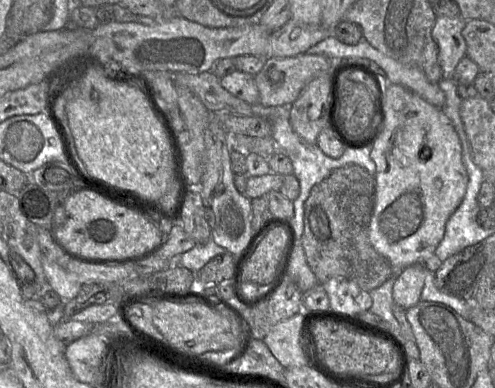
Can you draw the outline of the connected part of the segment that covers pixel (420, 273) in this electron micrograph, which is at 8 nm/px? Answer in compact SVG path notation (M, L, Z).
M416 263L399 272L393 286L394 303L407 310L421 301L425 283L425 270Z

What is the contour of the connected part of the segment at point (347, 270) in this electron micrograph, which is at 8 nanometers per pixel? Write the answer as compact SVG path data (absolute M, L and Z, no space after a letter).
M348 164L333 170L328 177L311 189L304 204L304 232L301 242L307 262L319 283L323 284L331 278L345 278L356 283L364 291L370 292L393 275L391 264L375 250L369 239L369 225L376 195L375 177L366 168L357 164Z

